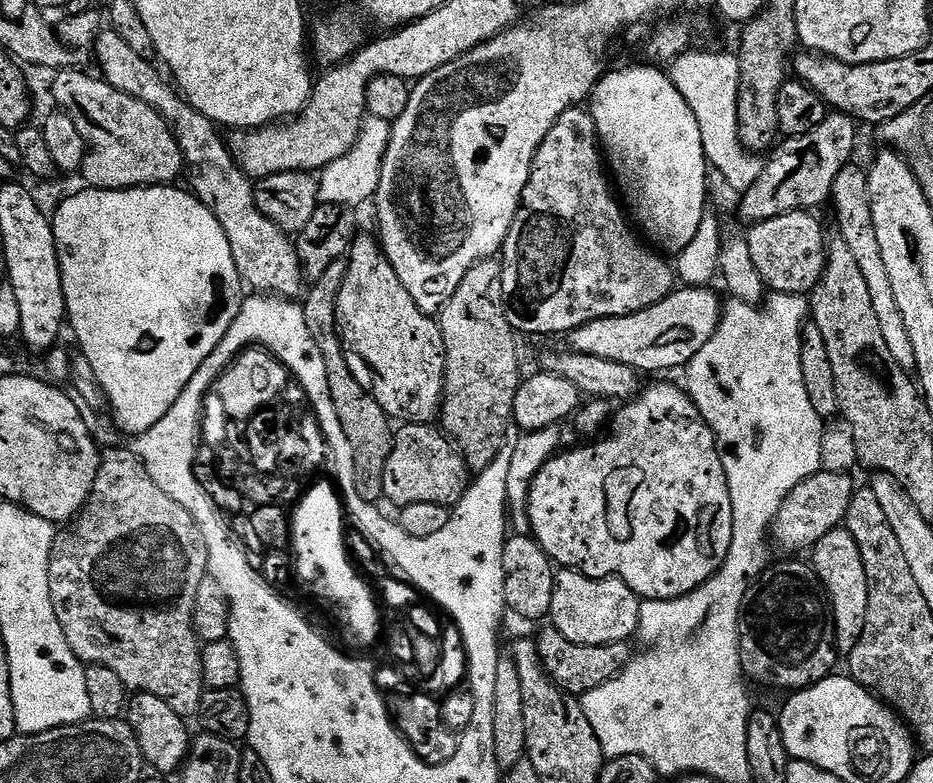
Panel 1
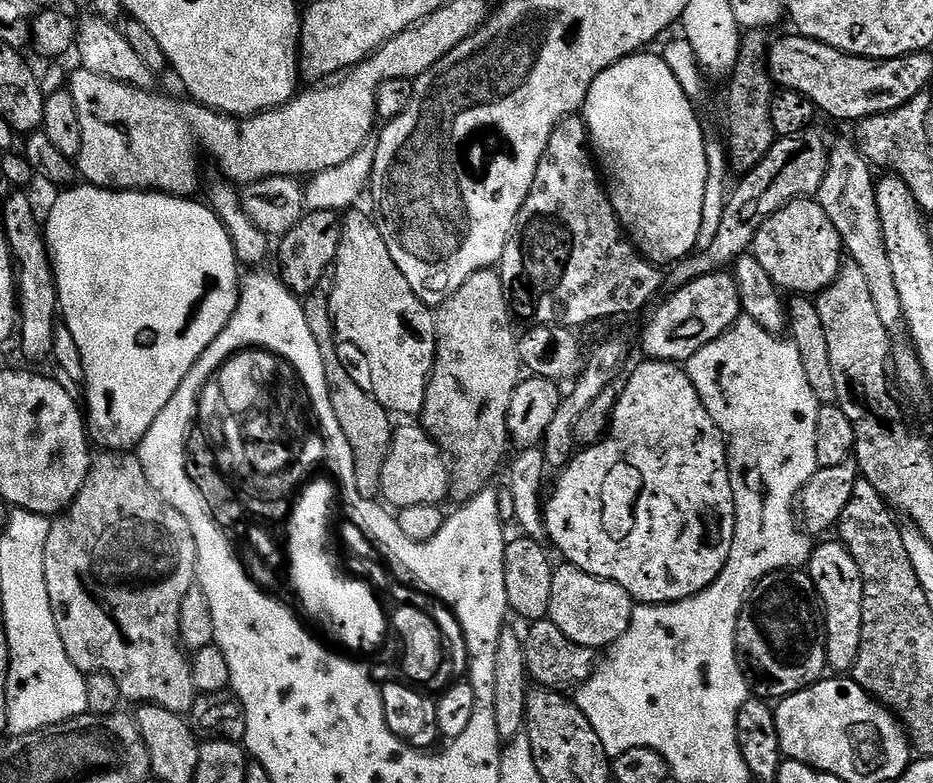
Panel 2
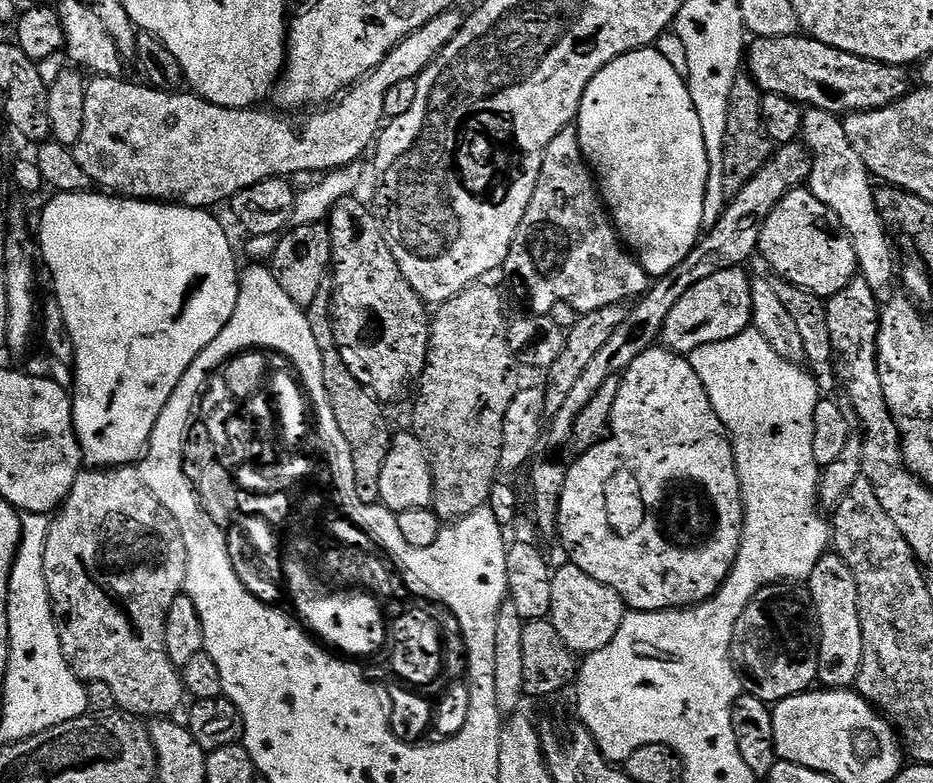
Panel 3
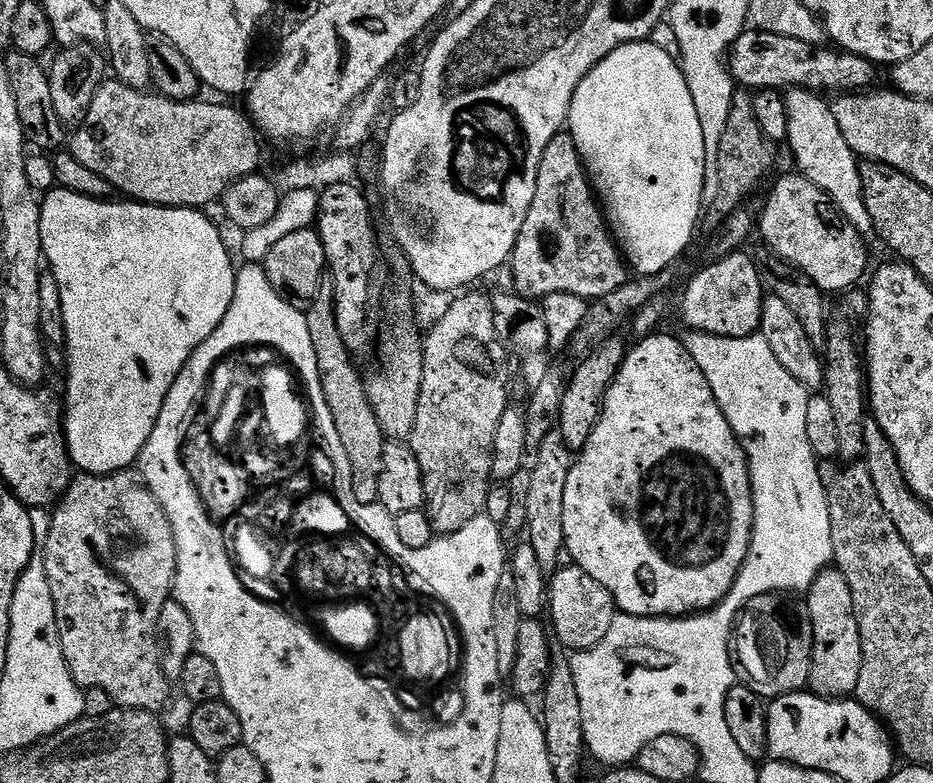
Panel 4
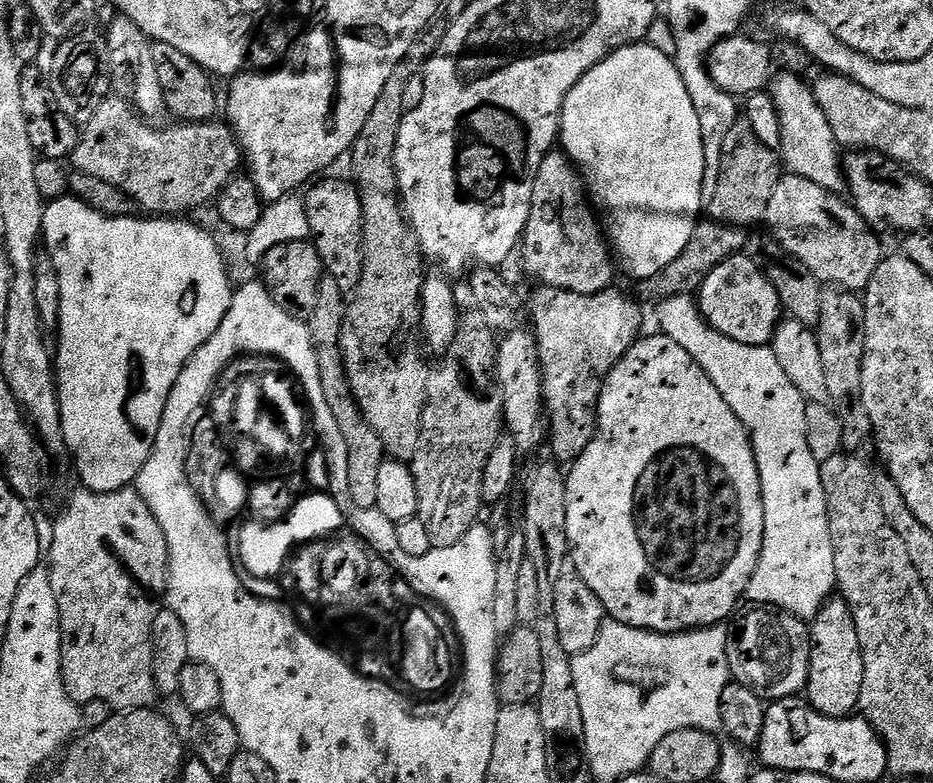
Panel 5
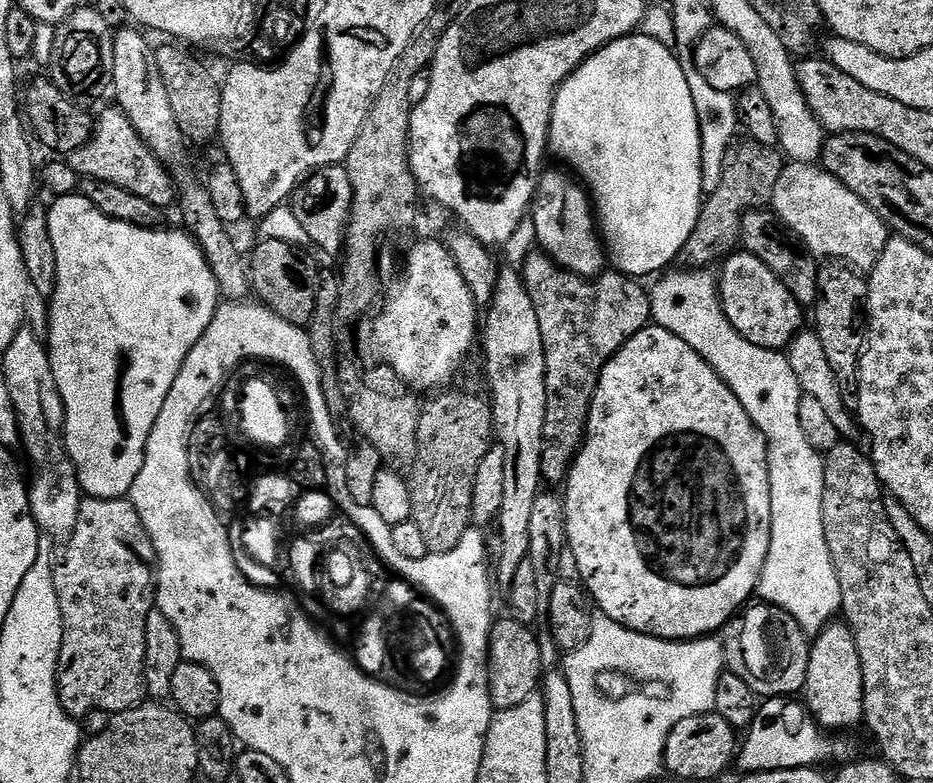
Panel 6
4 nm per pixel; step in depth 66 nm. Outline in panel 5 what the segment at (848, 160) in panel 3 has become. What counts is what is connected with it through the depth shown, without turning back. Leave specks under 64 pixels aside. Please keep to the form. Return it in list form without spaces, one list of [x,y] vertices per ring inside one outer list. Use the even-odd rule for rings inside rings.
[[[777,71],[773,75],[770,91],[782,122],[782,142],[778,151],[787,171],[810,178],[831,192],[843,193],[846,181],[842,167],[842,146],[836,140],[822,106],[818,106],[818,98],[814,98],[812,84],[792,72]]]

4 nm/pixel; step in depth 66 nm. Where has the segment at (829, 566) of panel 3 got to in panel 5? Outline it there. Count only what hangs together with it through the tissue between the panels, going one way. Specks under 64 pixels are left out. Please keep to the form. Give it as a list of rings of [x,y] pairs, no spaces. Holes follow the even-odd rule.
[[[829,598],[810,624],[812,649],[806,699],[827,716],[850,716],[859,709],[864,677],[864,651],[858,642],[854,614],[843,598]]]

